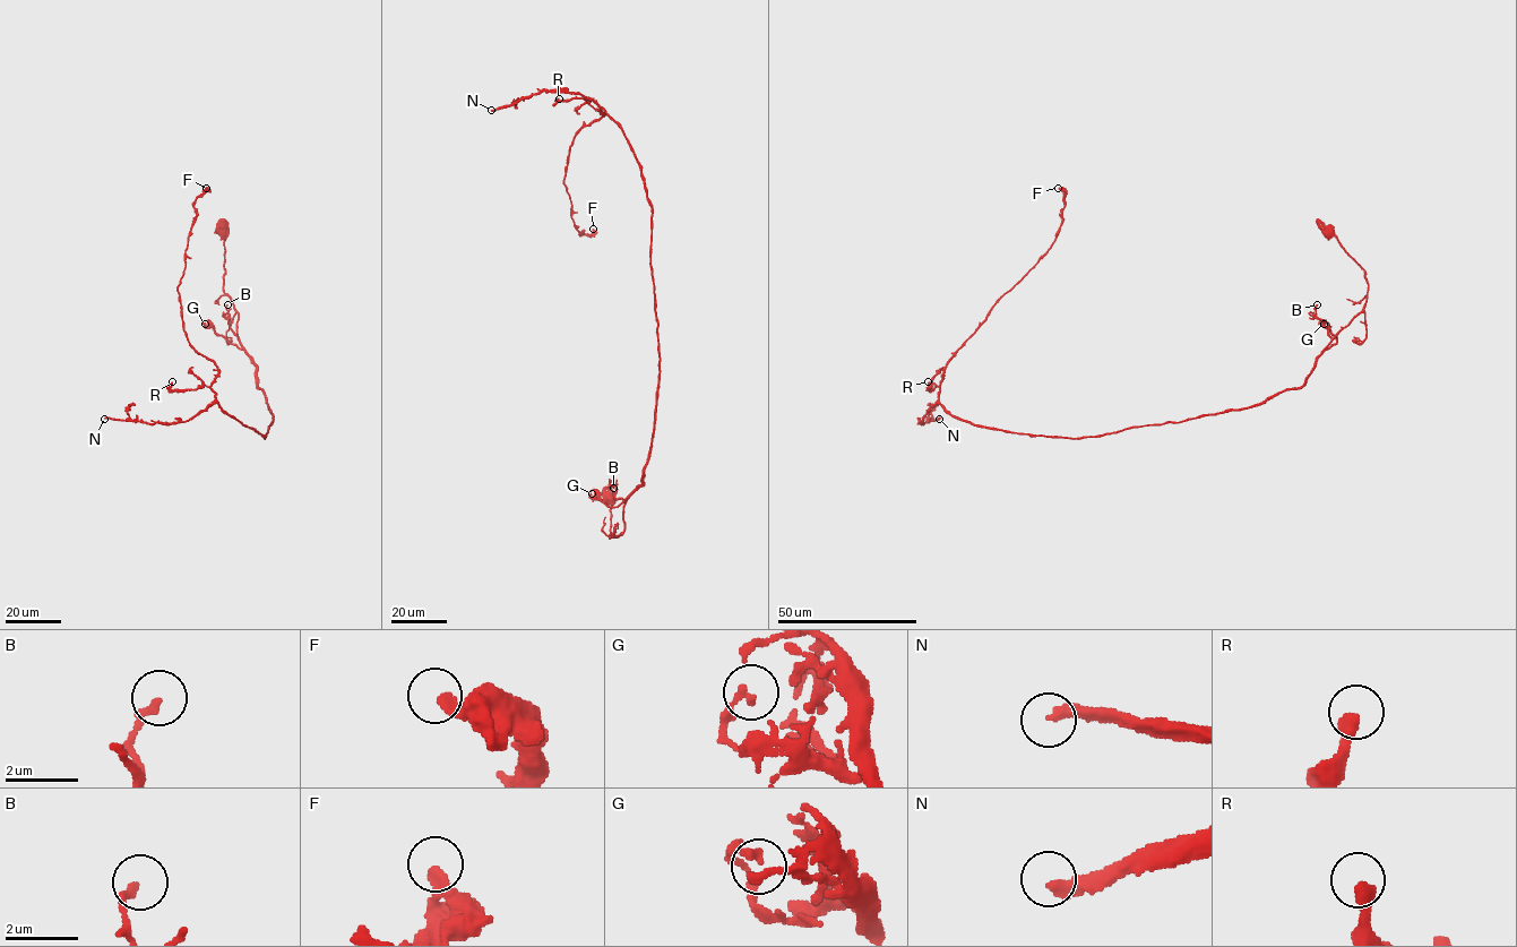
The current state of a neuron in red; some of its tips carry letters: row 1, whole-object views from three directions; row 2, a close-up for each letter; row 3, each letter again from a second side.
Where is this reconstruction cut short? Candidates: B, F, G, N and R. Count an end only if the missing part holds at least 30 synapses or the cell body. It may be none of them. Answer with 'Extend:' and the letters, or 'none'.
Extend: N

